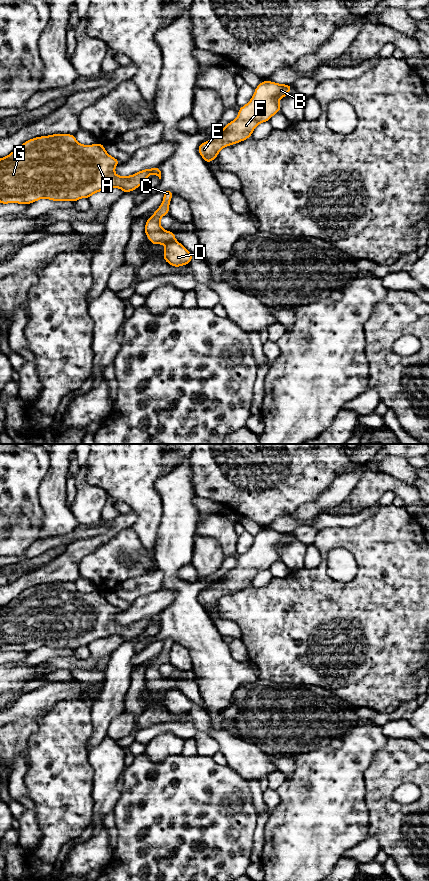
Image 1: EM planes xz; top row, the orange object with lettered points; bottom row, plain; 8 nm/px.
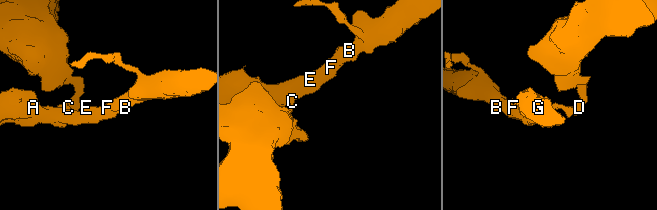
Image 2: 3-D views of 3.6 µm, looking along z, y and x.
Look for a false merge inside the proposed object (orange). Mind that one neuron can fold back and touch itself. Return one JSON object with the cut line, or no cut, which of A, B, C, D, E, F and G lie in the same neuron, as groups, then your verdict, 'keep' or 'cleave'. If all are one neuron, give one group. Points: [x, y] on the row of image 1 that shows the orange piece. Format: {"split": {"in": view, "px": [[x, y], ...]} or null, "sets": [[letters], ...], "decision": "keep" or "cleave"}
{"split": {"in": "xz", "px": [[175, 240], [169, 241], [166, 244]]}, "sets": [["A", "B", "C", "E", "F", "G"], ["D"]], "decision": "cleave"}

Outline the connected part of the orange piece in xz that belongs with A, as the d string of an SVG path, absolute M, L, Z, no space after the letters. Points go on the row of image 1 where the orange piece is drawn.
M53 134L27 140L18 149L0 158L0 203L31 204L43 198L76 202L112 188L120 188L126 194L143 185L151 174L161 179L159 166L131 176L117 176L114 170L120 162L106 152L103 143L83 145L72 134Z

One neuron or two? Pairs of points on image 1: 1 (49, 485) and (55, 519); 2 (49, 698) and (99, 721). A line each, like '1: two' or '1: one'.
1: one
2: two

